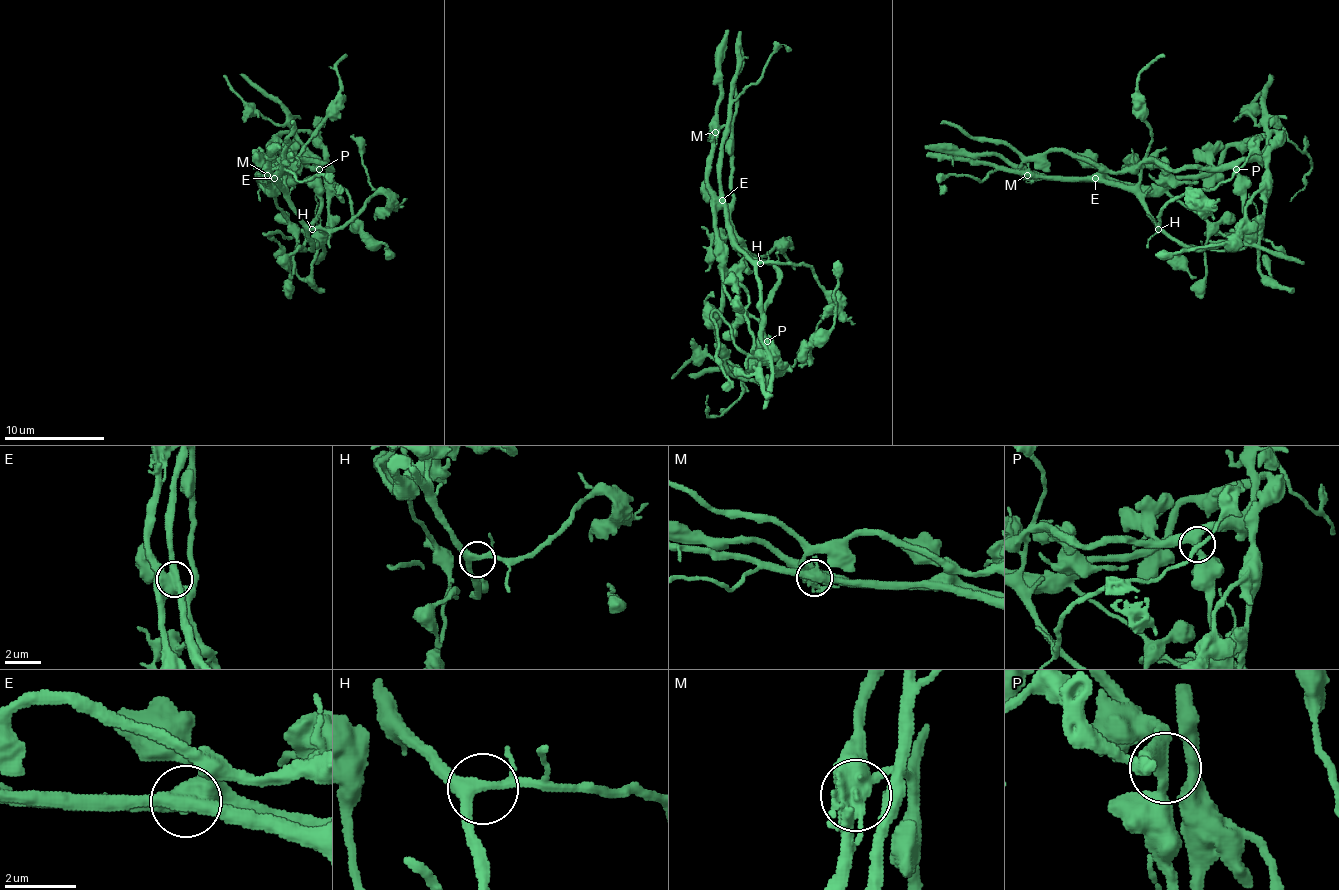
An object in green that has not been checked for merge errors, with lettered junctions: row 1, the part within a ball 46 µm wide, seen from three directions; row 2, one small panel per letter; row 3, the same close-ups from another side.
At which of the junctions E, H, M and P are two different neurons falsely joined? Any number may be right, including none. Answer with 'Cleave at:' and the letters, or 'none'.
Cleave at: E, M

